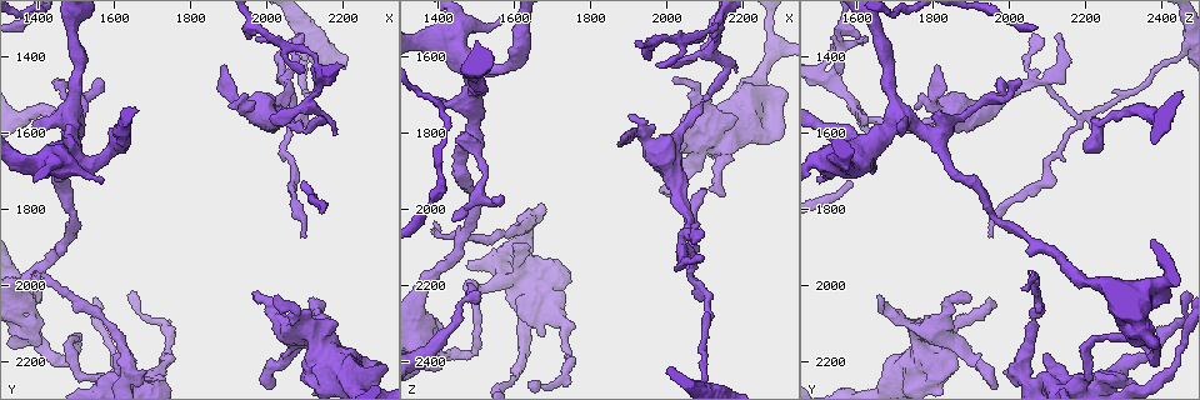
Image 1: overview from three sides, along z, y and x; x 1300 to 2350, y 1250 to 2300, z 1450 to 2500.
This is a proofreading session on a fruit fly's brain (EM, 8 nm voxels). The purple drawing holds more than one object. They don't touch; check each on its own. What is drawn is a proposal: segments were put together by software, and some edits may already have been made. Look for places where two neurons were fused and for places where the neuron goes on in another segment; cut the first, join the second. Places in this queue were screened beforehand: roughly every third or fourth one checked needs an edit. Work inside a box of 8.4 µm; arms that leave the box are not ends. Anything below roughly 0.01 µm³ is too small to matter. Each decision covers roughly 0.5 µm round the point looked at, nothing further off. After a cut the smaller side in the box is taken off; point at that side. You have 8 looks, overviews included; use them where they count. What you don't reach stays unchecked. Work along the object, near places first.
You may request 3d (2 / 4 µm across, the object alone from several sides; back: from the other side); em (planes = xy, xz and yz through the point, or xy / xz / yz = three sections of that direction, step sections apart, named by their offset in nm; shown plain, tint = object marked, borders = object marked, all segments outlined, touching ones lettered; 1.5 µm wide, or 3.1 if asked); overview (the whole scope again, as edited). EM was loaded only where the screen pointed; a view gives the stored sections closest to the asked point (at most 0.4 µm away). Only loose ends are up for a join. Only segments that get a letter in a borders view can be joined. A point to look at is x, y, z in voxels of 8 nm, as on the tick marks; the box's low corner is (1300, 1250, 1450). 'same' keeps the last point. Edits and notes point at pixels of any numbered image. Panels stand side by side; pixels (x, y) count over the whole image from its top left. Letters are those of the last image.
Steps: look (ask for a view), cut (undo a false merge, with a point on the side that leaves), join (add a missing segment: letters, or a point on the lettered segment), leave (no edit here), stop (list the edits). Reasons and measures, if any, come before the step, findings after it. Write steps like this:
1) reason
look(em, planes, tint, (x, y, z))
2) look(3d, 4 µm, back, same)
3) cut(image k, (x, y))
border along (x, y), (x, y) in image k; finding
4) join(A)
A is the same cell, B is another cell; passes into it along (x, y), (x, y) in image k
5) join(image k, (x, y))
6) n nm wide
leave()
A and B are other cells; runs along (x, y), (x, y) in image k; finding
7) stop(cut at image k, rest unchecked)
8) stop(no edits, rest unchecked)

end of a long branch
look(em, planes, borders, (1395, 2005, 2040))

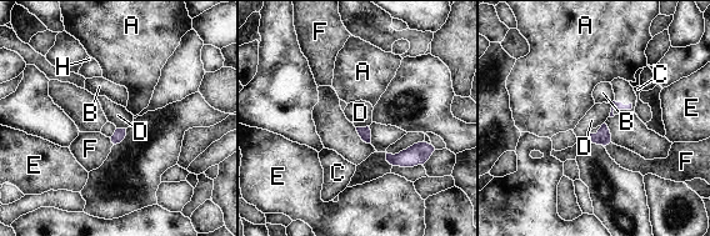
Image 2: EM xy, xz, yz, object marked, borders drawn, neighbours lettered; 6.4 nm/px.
join(H)
H is the same cell, A, B, C, D, E and F are other cells; passes into it along (615, 105), (623, 109), (624, 93) in image 2; it goes on there

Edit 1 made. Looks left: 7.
see it whole again
look(overview)

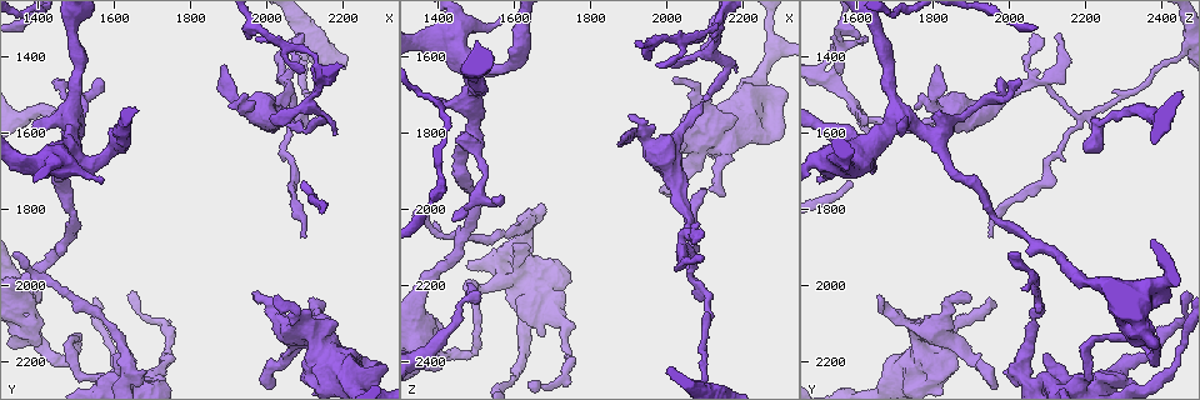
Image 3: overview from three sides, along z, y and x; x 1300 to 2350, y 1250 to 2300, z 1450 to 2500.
three-way junction
look(em, planes, plain, (1485, 1610, 1805))

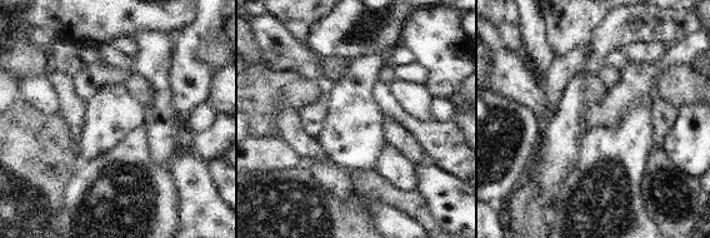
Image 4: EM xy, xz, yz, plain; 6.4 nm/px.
see the neighbours
look(em, planes, borders, same)

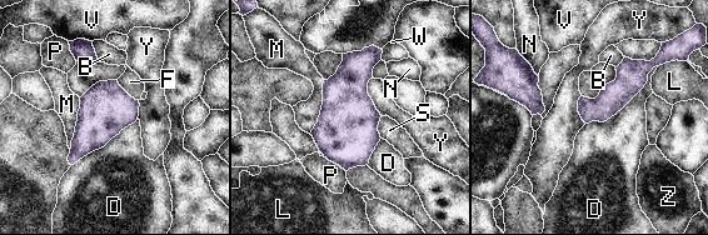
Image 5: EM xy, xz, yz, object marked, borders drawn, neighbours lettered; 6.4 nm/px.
leave()
B, D, F, L, M, N, P, S, V, W, Y and Z are other cells; border along (324, 80), (320, 114), (309, 133) in image 5; one neuron here

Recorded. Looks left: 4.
free end
look(em, xz, step 4, borders, (1970, 1350, 1625))

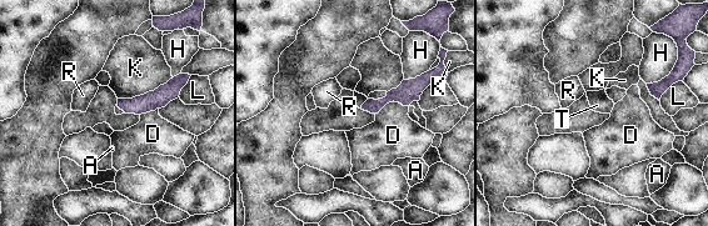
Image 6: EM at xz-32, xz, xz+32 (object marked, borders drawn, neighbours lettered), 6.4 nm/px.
K touches over 380 nm
leave()
A, D, H, K, L, R and T are other cells; none of them fits

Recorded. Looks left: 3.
stop(join at image 2, rest unchecked)

